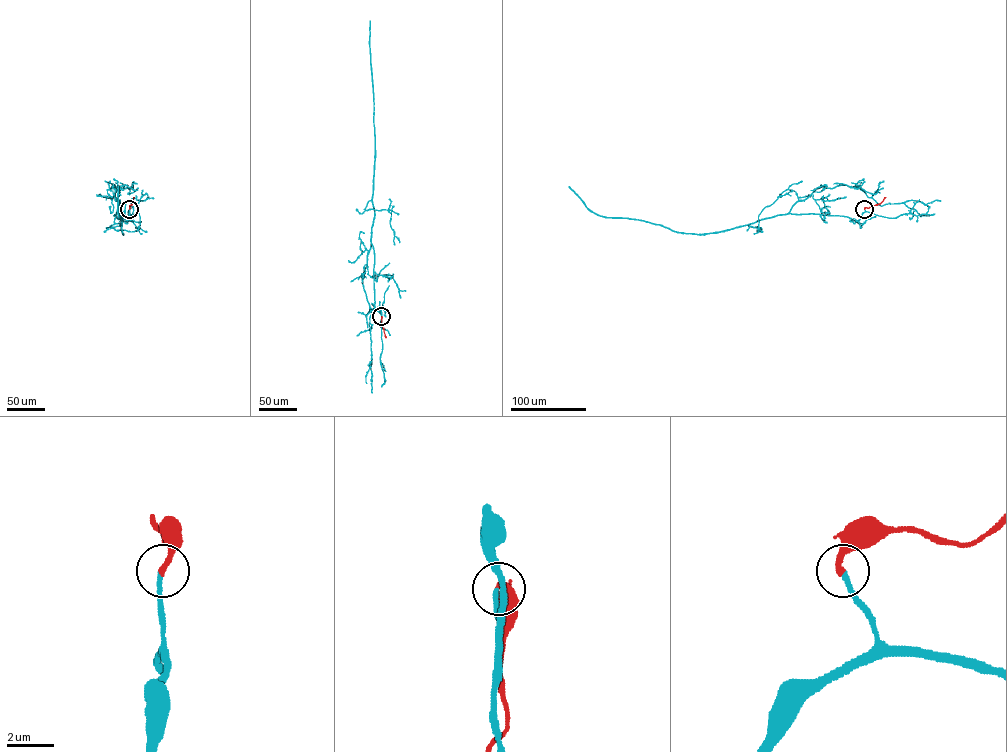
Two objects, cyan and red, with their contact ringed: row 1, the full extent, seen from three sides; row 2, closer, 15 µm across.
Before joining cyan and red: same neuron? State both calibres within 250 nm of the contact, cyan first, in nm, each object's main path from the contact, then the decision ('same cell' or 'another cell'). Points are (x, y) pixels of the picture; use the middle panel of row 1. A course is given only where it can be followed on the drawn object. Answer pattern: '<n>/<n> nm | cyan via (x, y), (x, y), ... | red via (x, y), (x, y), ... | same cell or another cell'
190/240 nm | cyan via (381, 316), (381, 310), (375, 306), (374, 253), (371, 242), (375, 136), (370, 21) | red via (381, 316), (386, 337) | same cell

